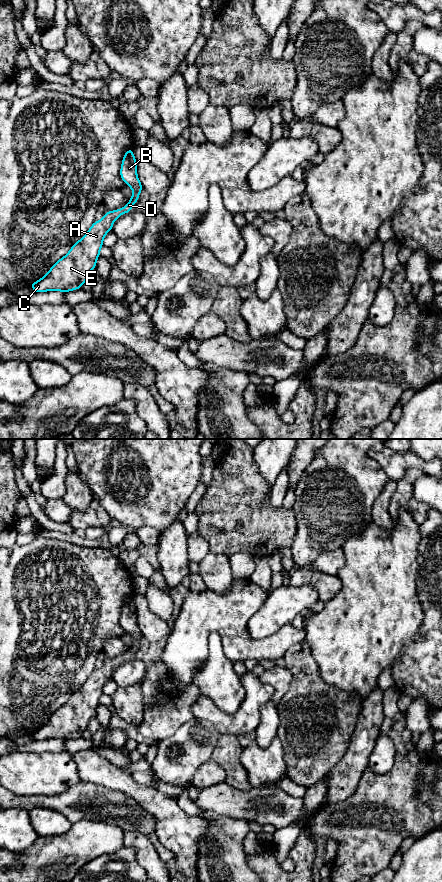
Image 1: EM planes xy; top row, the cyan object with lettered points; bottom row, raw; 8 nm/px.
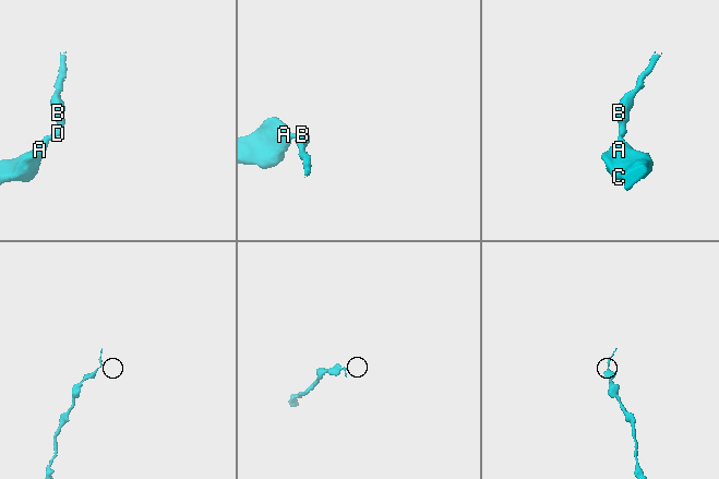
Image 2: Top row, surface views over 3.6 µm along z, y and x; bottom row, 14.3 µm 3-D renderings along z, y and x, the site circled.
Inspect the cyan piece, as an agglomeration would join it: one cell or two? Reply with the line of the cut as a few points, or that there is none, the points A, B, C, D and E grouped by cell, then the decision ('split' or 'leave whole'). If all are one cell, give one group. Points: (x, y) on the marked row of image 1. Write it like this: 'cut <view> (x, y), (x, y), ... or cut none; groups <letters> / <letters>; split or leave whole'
cut none; groups A B C D E; leave whole

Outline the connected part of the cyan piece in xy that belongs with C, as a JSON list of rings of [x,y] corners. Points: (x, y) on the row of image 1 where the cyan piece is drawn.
[[[132,148],[124,154],[120,177],[133,190],[133,195],[128,204],[119,210],[107,211],[101,220],[95,221],[86,234],[50,268],[47,274],[30,284],[32,290],[36,293],[46,291],[66,293],[82,288],[89,273],[96,268],[96,261],[100,256],[105,235],[112,230],[117,218],[122,214],[131,212],[143,190],[137,176],[136,159]]]

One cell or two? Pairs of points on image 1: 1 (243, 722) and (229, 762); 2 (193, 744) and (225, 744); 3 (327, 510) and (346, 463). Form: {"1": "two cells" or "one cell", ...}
{"1": "two cells", "2": "two cells", "3": "one cell"}

